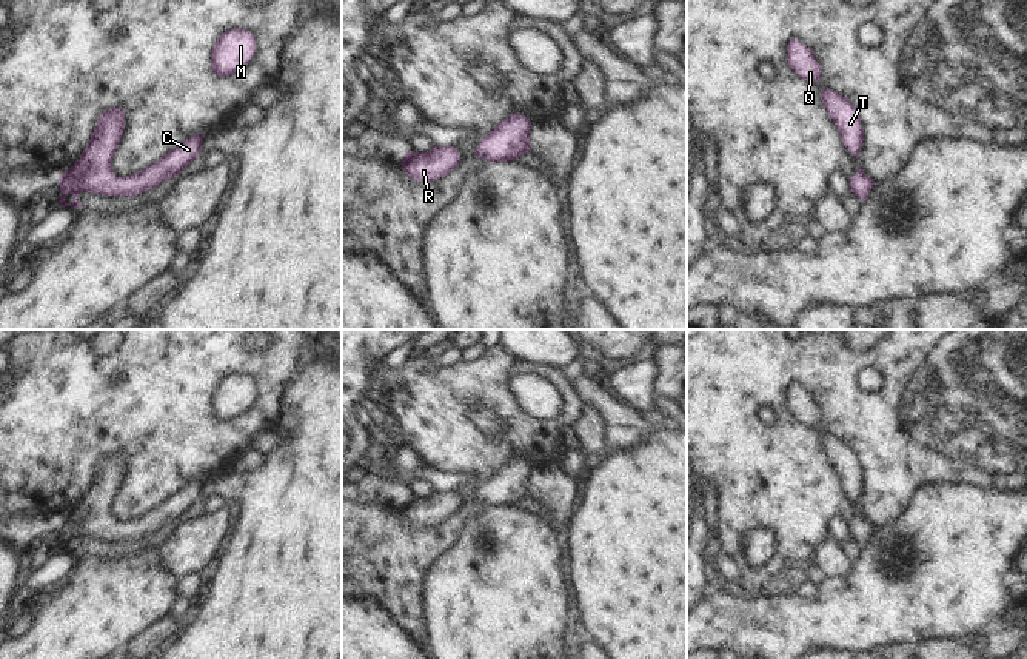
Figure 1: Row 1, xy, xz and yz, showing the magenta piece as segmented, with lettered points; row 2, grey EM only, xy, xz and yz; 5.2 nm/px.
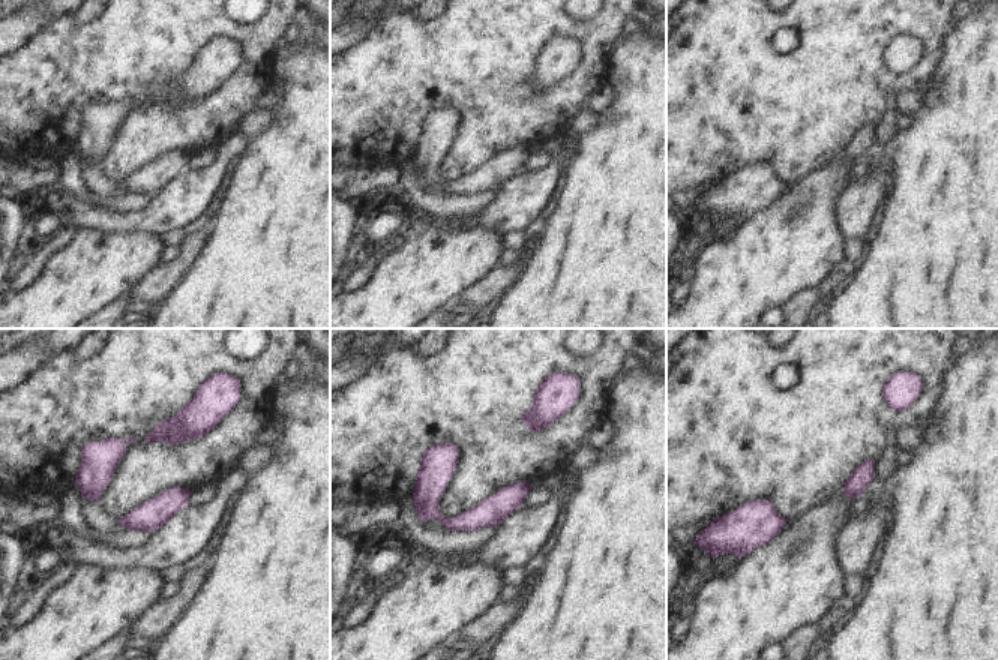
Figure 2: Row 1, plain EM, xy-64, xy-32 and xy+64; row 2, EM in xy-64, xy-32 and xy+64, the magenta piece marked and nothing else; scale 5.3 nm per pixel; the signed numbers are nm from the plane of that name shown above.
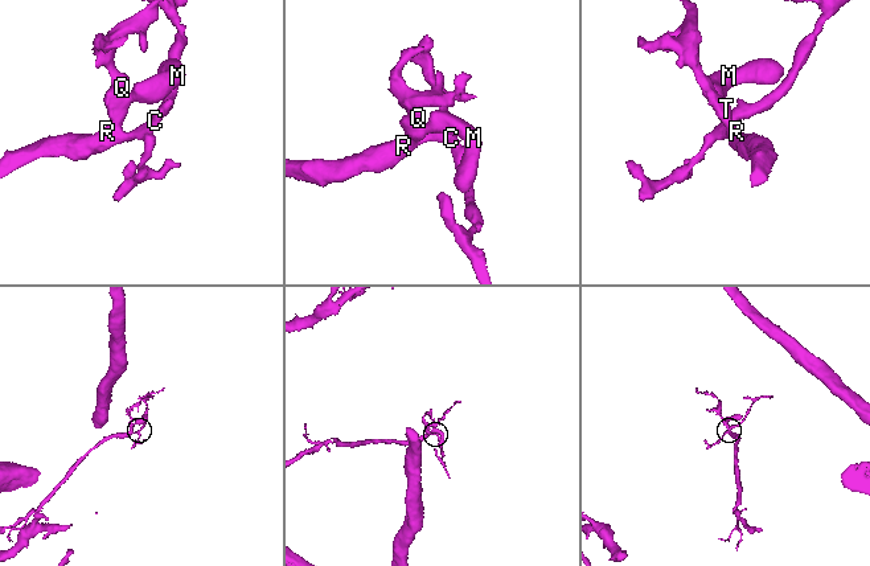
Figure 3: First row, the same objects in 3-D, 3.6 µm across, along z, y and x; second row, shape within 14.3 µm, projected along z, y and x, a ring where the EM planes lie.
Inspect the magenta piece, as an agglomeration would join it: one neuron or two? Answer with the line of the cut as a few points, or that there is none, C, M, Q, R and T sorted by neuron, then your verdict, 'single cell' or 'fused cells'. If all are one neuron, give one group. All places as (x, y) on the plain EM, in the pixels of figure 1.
no cut; C M Q R T; single cell

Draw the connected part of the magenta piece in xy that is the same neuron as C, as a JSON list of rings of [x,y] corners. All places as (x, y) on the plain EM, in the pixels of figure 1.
[[[112,453],[100,459],[88,491],[80,499],[79,505],[59,522],[62,551],[82,554],[79,548],[80,536],[103,540],[137,540],[154,534],[163,525],[172,524],[174,520],[180,519],[199,500],[205,482],[203,479],[196,479],[186,483],[180,491],[160,502],[157,507],[151,508],[146,514],[128,522],[117,522],[112,516],[111,508],[123,476],[125,456],[122,453]]]

